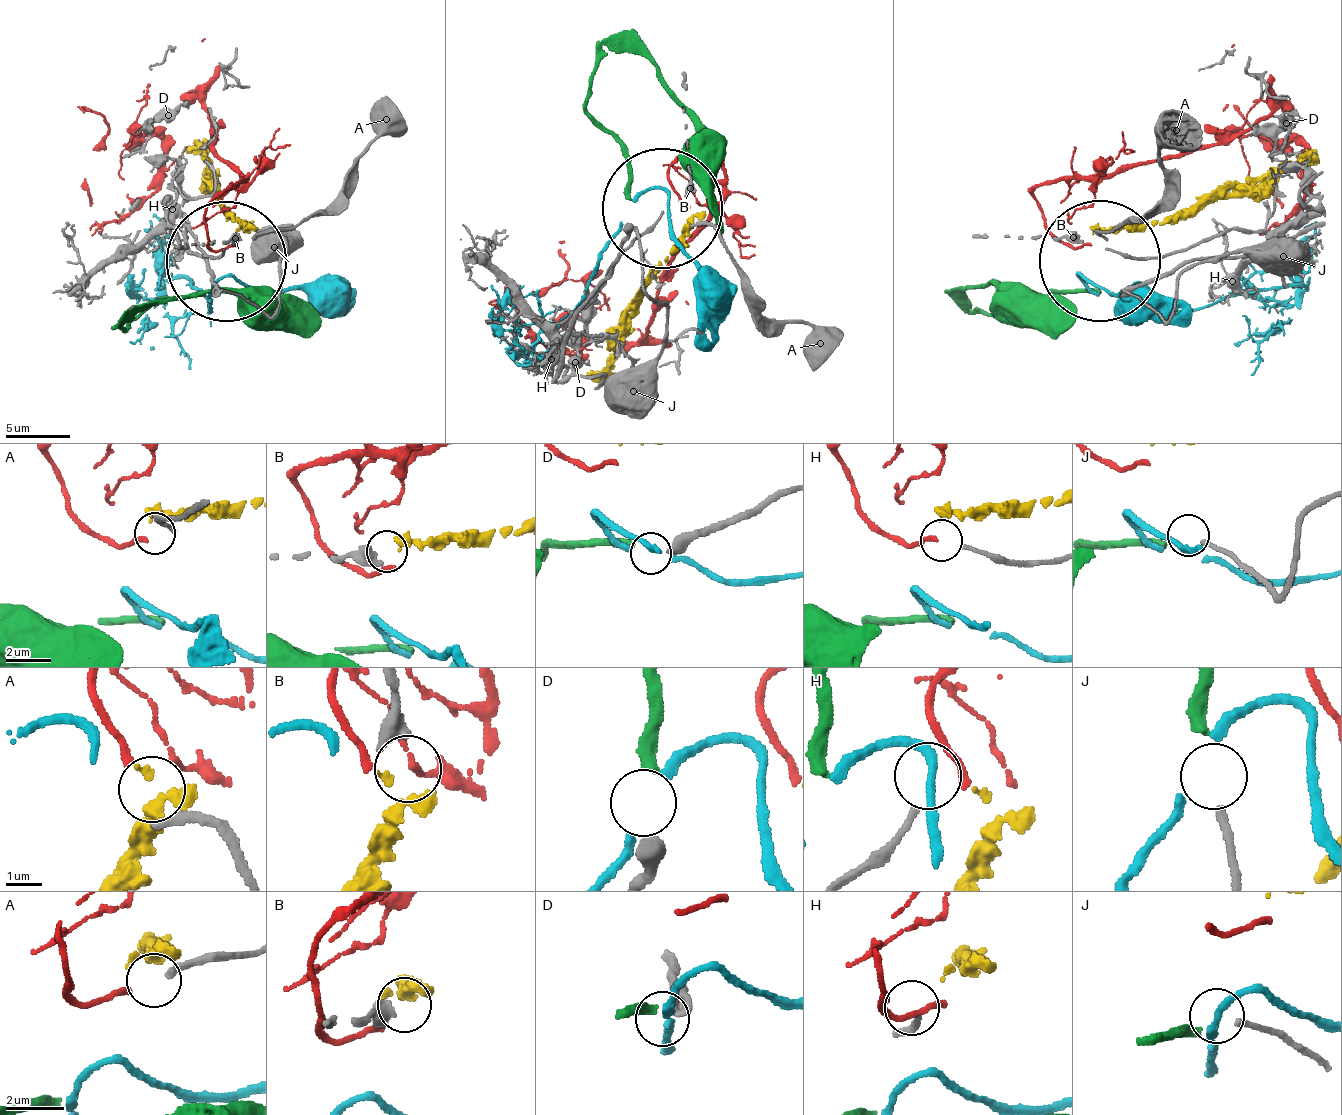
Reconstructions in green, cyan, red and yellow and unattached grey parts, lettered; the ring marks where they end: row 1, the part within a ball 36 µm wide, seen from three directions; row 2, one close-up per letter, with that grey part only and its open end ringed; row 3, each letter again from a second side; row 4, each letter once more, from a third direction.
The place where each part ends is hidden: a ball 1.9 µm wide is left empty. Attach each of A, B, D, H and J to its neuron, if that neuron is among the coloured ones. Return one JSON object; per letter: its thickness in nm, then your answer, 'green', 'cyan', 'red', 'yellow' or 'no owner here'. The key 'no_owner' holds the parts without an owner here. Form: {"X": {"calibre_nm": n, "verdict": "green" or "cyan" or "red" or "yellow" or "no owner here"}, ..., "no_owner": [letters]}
{"A": {"calibre_nm": 260, "verdict": "red"}, "B": {"calibre_nm": 550, "verdict": "yellow"}, "D": {"calibre_nm": 440, "verdict": "green"}, "H": {"calibre_nm": 180, "verdict": "no owner here"}, "J": {"calibre_nm": 200, "verdict": "no owner here"}, "no_owner": ["H", "J"]}

